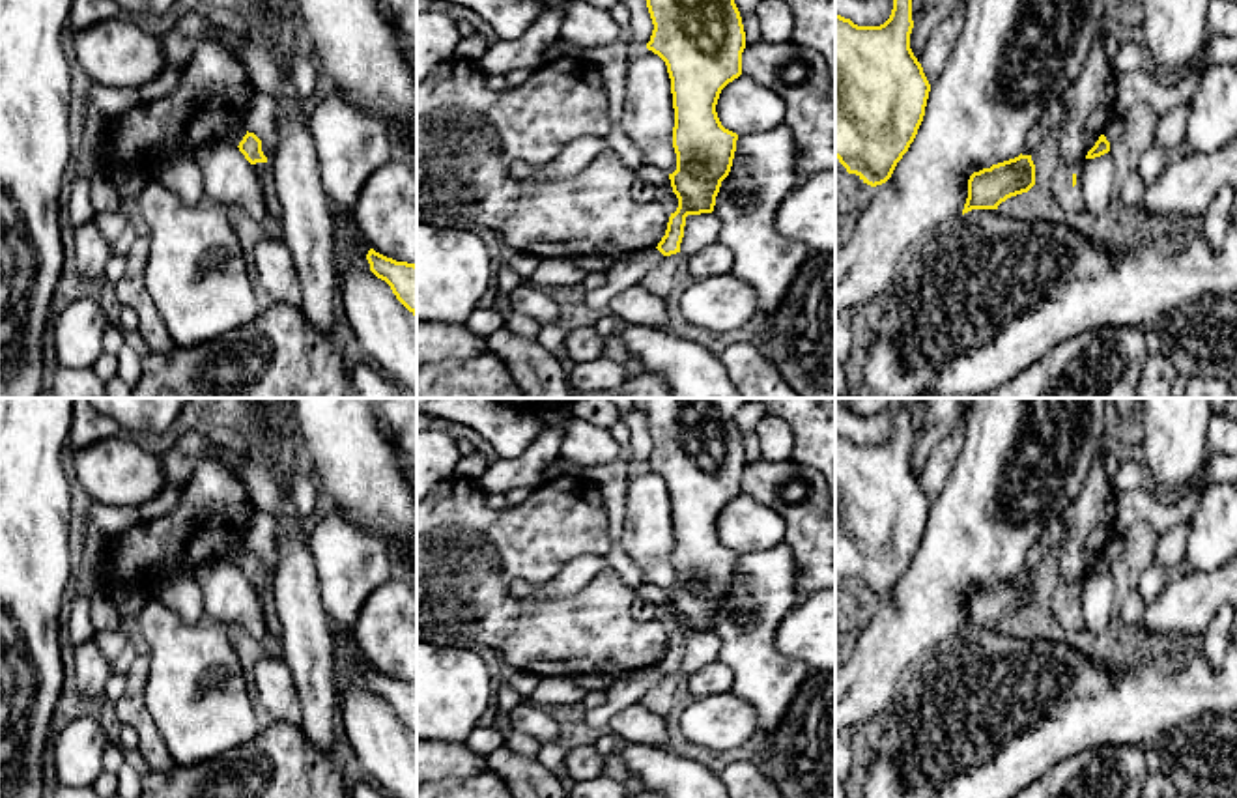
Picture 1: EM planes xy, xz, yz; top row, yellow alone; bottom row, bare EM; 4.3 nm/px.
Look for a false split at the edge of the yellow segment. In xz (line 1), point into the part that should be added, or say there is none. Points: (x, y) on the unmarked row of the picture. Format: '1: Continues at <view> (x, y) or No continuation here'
1: No continuation here

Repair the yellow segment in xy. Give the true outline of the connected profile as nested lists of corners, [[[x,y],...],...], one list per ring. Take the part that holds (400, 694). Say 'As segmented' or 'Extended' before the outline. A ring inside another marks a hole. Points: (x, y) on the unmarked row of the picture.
As segmented. [[[374,667],[368,669],[366,678],[370,690],[385,699],[396,718],[417,736],[417,684],[407,680],[396,680]]]

